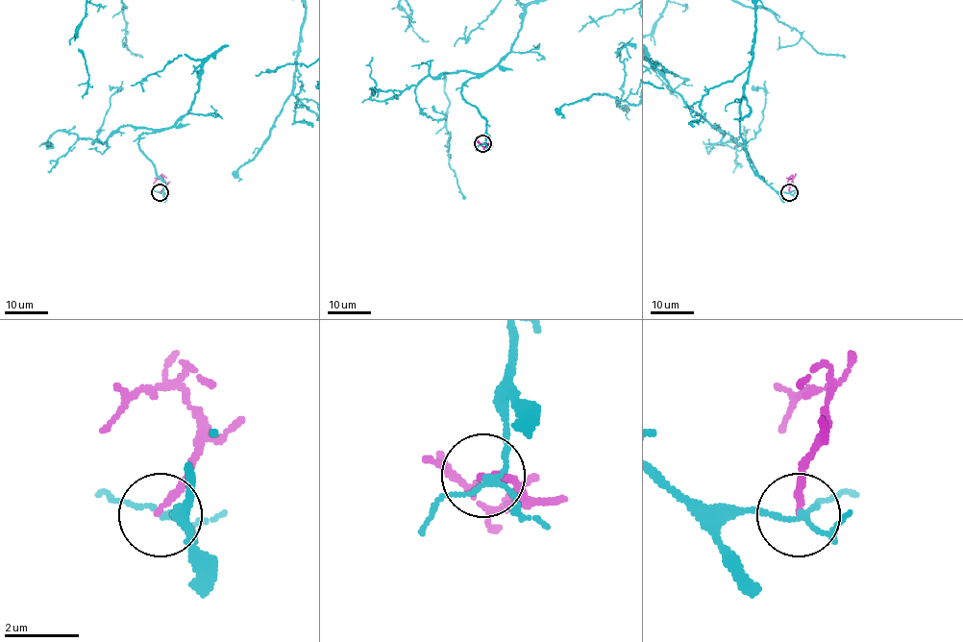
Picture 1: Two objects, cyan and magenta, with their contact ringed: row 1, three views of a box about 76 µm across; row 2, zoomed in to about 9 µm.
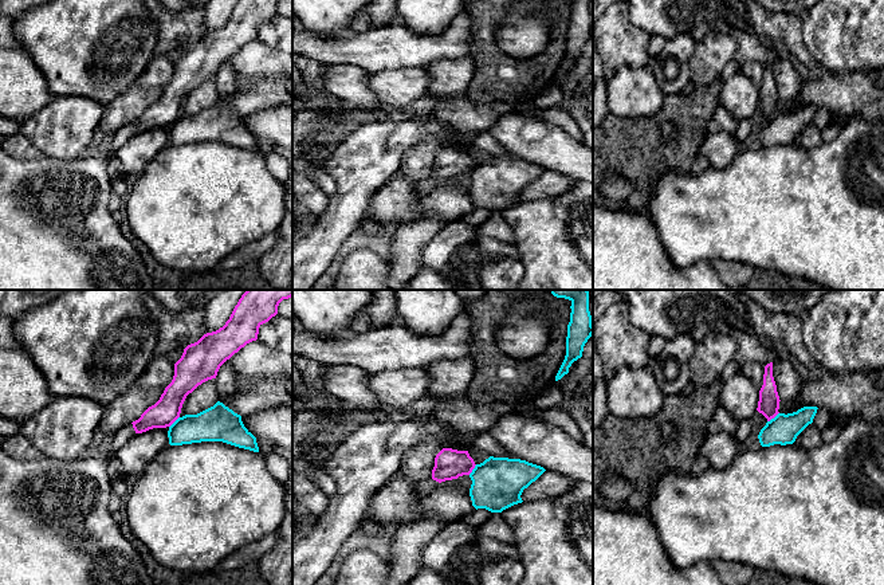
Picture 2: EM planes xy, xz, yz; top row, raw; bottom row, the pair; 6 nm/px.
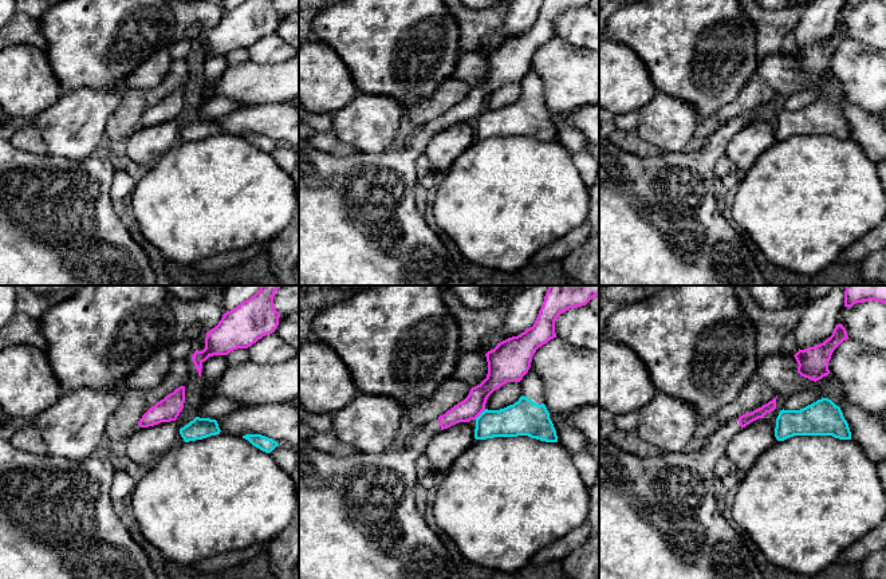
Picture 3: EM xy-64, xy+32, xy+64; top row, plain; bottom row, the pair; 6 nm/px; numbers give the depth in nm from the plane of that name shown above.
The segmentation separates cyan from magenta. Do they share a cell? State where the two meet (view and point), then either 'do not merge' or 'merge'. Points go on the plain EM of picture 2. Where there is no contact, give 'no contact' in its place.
yz (774, 117) | do not merge

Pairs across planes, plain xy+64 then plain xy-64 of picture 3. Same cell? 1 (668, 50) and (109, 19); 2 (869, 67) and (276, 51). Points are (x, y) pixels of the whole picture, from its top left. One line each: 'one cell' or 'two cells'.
1: one cell
2: one cell

